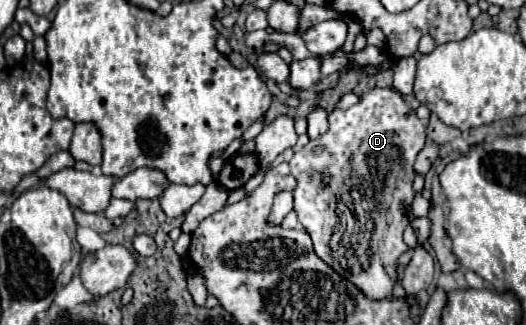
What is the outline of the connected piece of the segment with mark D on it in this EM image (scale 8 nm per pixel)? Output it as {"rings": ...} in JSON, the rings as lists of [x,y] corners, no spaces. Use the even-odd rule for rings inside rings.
{"rings":[[[375,88],[361,96],[361,102],[347,108],[347,110],[333,110],[329,114],[329,130],[325,136],[317,140],[309,140],[307,146],[297,150],[293,158],[289,160],[291,174],[297,178],[297,188],[293,190],[295,196],[295,212],[297,220],[303,224],[307,234],[313,240],[315,254],[331,266],[337,274],[341,274],[345,280],[351,280],[369,300],[383,300],[391,296],[391,290],[395,286],[395,256],[401,254],[395,252],[395,228],[407,226],[407,216],[399,212],[399,202],[407,202],[411,206],[413,200],[413,162],[417,152],[425,144],[425,124],[417,118],[415,110],[409,108],[403,100],[403,96],[397,90],[389,88]],[[315,146],[321,146],[321,152],[313,152]],[[323,166],[339,166],[339,174],[335,172],[331,184],[321,192],[315,182],[305,182],[305,172],[319,172]],[[383,232],[385,244],[383,244],[383,264],[379,256]]]}

